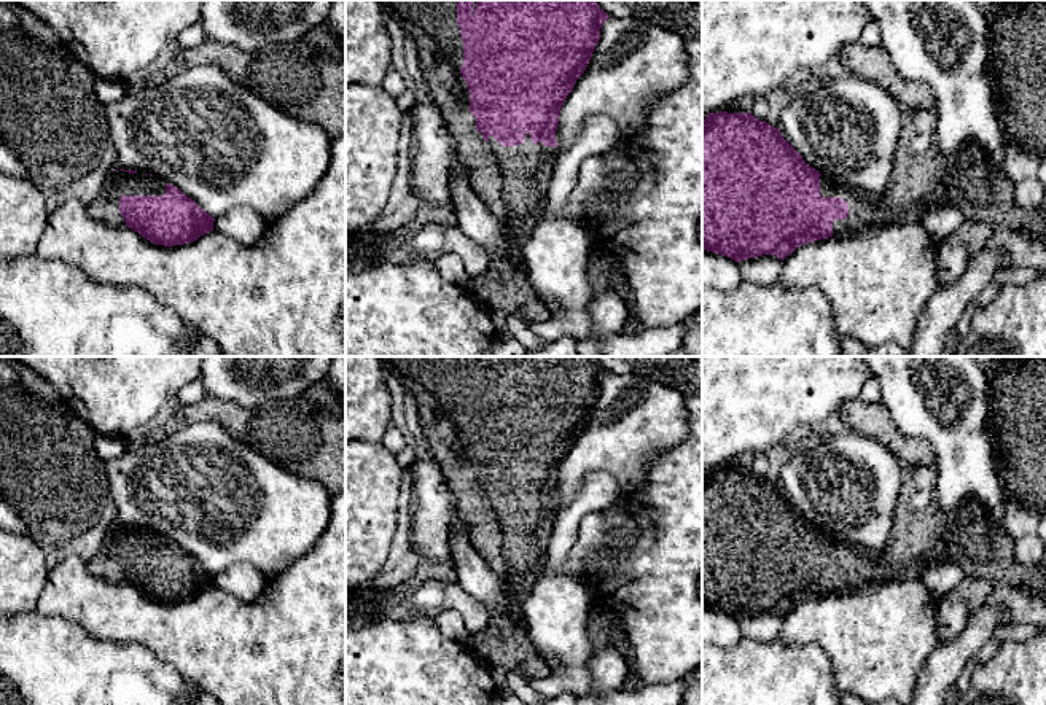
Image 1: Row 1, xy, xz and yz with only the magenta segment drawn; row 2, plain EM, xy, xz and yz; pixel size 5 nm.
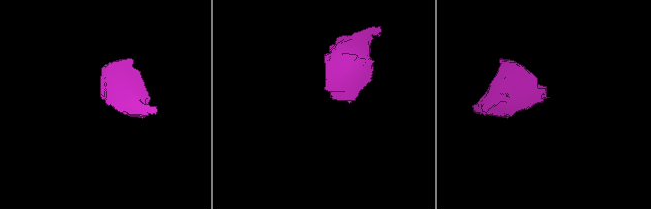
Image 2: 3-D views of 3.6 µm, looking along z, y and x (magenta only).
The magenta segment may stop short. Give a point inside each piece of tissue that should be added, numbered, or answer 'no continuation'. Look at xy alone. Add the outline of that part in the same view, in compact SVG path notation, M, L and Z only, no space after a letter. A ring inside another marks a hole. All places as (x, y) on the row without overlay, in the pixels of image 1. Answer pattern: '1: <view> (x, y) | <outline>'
1: xy (105, 564) | M121 525L113 527L100 551L88 560L91 573L110 584L126 582L119 570L121 552L164 552L166 538L158 533L145 532L143 528L129 530Z

